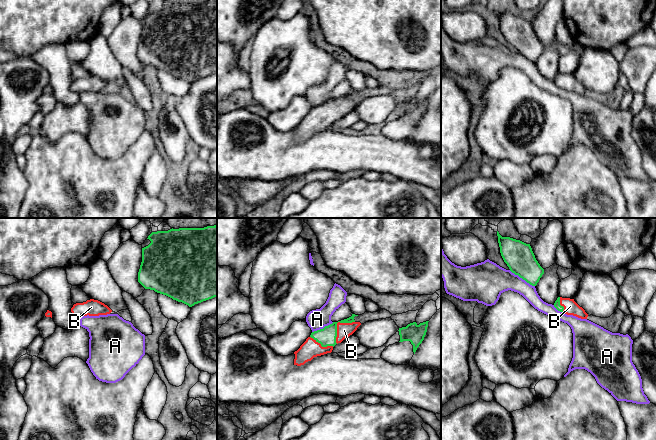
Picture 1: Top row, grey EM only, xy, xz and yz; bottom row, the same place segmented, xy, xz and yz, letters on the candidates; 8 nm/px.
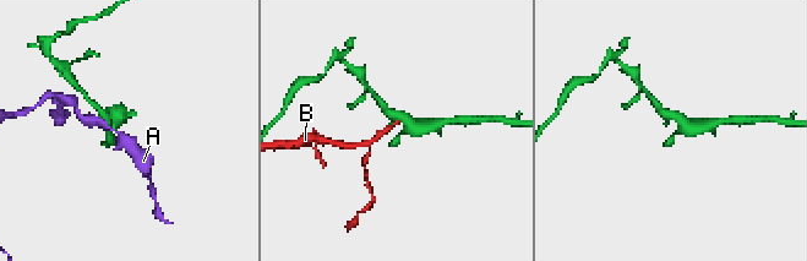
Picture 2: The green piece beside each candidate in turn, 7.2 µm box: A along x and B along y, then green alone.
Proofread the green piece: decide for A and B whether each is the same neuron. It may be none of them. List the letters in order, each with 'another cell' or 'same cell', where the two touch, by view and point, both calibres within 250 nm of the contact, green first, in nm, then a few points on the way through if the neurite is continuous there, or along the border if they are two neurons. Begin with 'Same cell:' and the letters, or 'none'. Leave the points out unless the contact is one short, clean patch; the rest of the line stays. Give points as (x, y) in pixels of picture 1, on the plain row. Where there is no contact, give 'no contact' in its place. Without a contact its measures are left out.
Same cell: B
A: another cell | yz (522, 54) | 240/260 nm
B: same cell | xz (336, 101) | 140/120 nm

